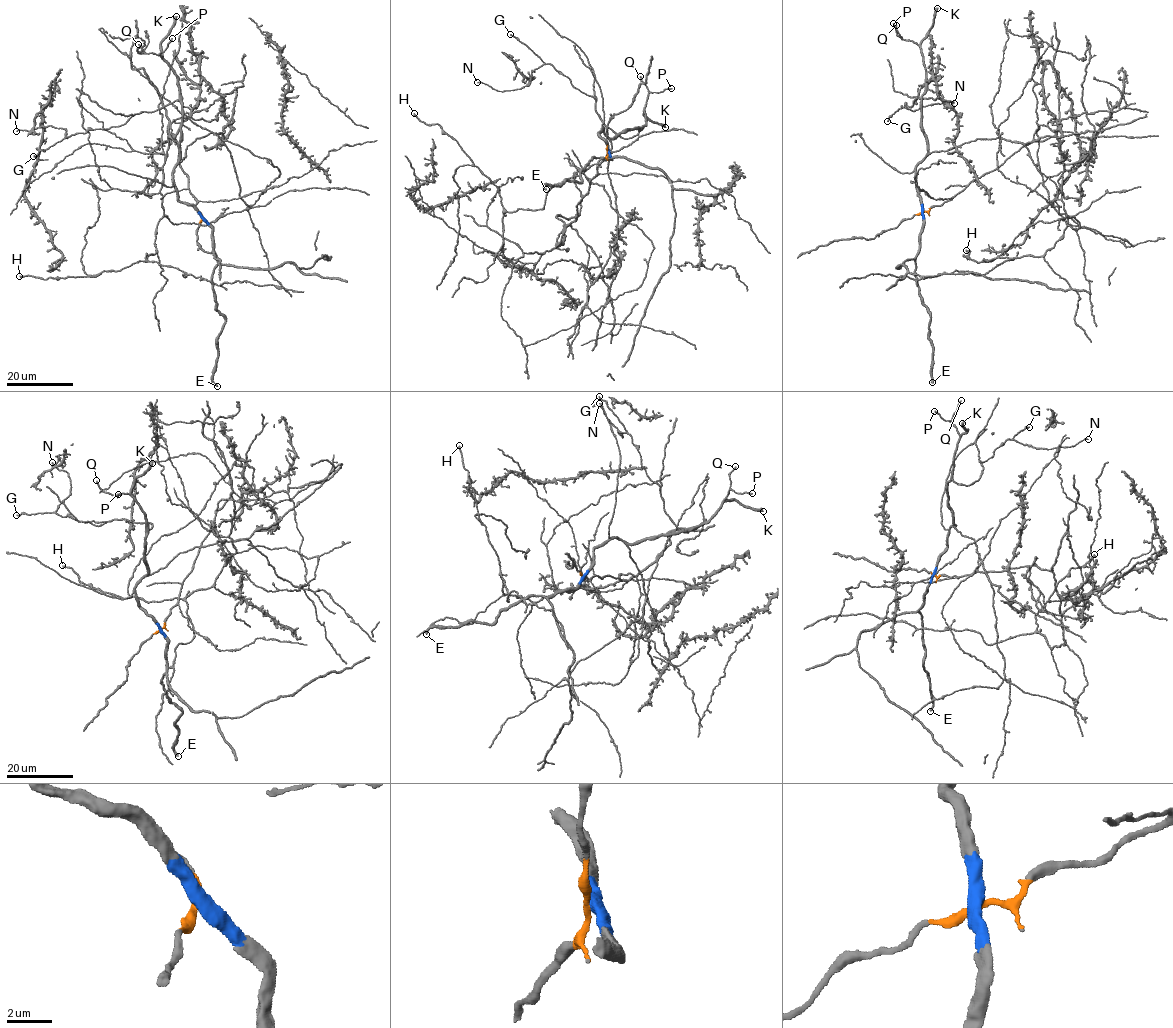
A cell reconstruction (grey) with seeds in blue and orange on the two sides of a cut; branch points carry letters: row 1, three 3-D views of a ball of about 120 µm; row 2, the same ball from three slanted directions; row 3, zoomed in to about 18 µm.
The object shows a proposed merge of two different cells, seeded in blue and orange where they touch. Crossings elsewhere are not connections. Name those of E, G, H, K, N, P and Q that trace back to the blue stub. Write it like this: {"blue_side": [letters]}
{"blue_side": ["E", "G", "K", "N", "P", "Q"]}

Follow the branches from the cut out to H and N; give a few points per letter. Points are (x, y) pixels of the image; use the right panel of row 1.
H: (923, 212), (1024, 145), (1058, 138), (1063, 236), (1041, 256), (978, 262), (963, 255), (966, 250)
N: (923, 212), (915, 171), (927, 151), (921, 96), (929, 90), (939, 93), (902, 107), (912, 110), (954, 102)

